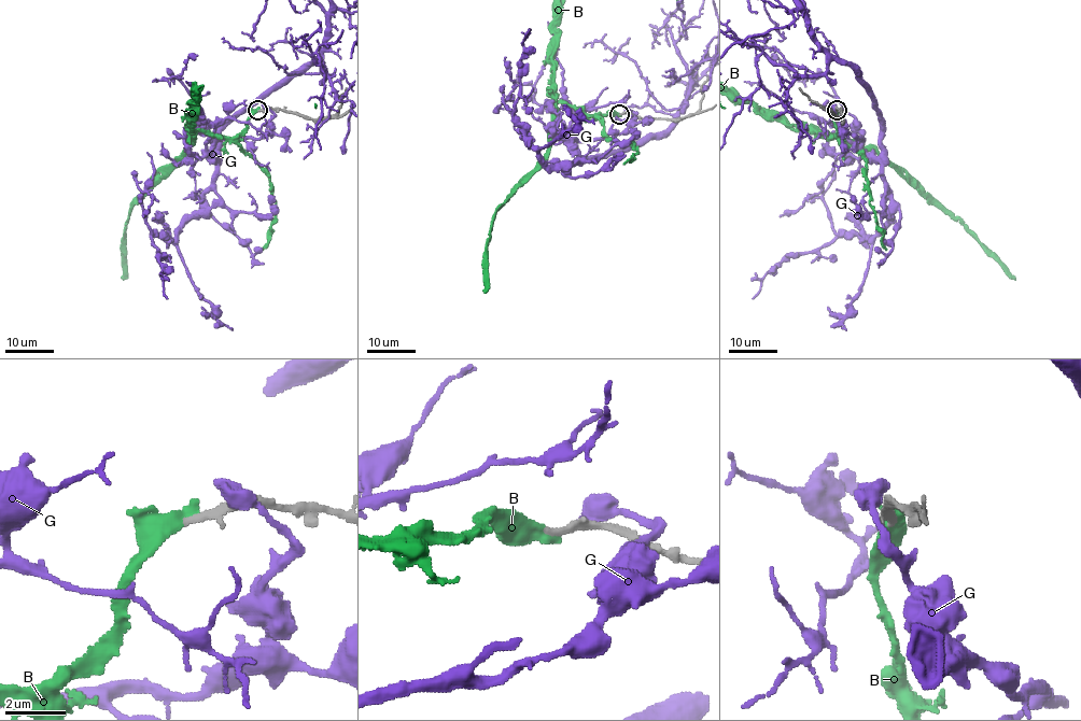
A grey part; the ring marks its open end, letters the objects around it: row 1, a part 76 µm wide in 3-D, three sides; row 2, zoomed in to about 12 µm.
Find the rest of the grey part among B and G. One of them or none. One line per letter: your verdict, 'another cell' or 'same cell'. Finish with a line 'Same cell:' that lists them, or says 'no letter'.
B: same cell
G: another cell
Same cell: B

